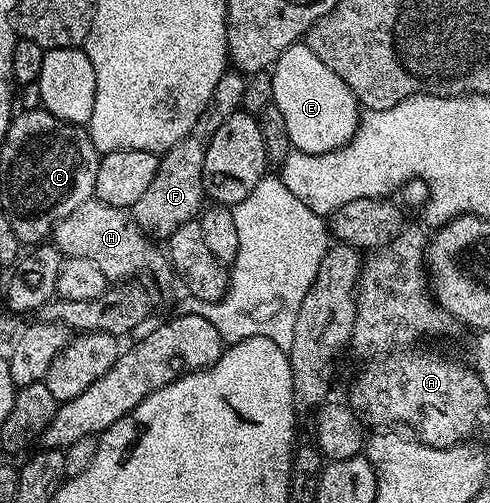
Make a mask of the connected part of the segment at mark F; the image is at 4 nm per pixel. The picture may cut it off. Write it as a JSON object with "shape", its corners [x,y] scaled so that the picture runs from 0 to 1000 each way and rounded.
{"shape":[[[480,137],[459,141],[437,177],[424,215],[404,233],[390,264],[371,272],[363,288],[333,302],[322,344],[314,344],[314,360],[306,360],[306,376],[298,376],[298,384],[290,384],[290,392],[282,392],[282,400],[265,414],[278,445],[304,469],[327,479],[341,477],[355,455],[363,455],[363,447],[390,443],[410,425],[412,406],[420,396],[412,368],[412,328],[420,320],[420,296],[429,290],[429,272],[437,272],[437,256],[445,256],[445,249],[453,249],[453,241],[461,241],[461,233],[469,233],[469,225],[492,211],[500,159],[500,151]]]}

